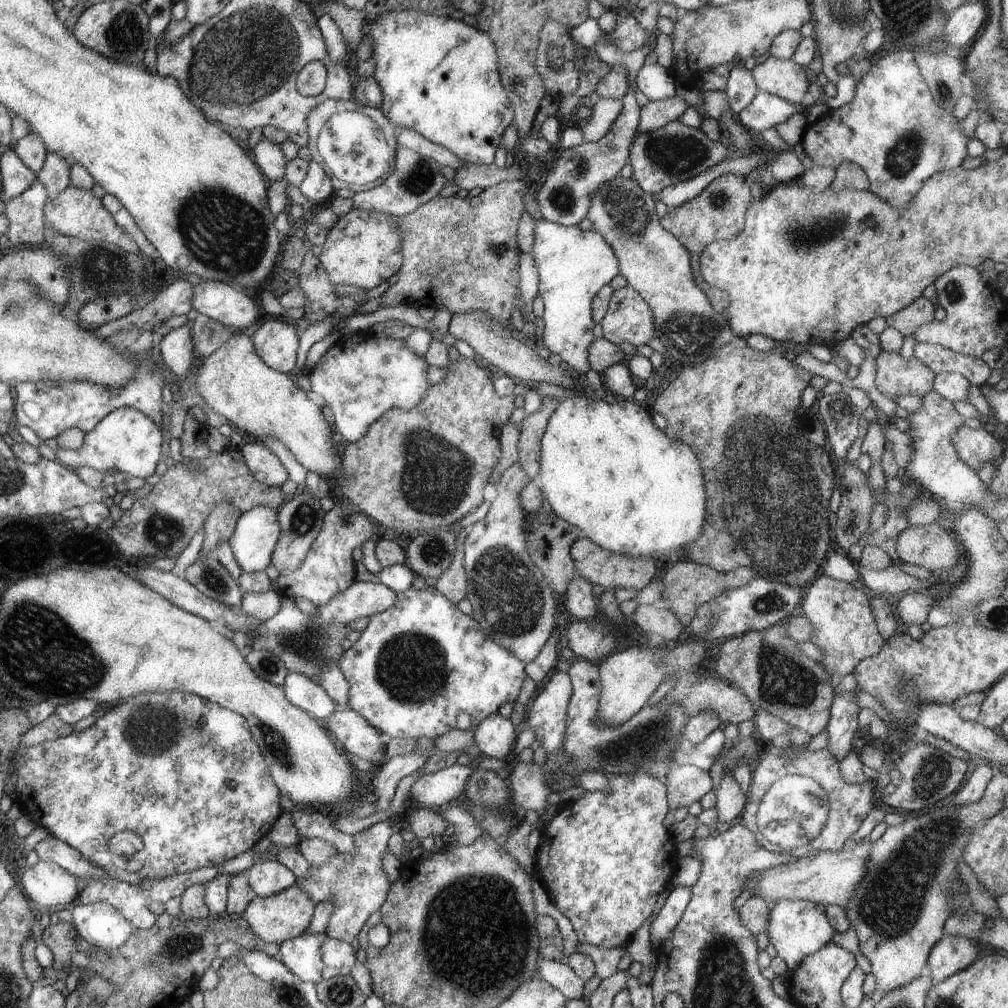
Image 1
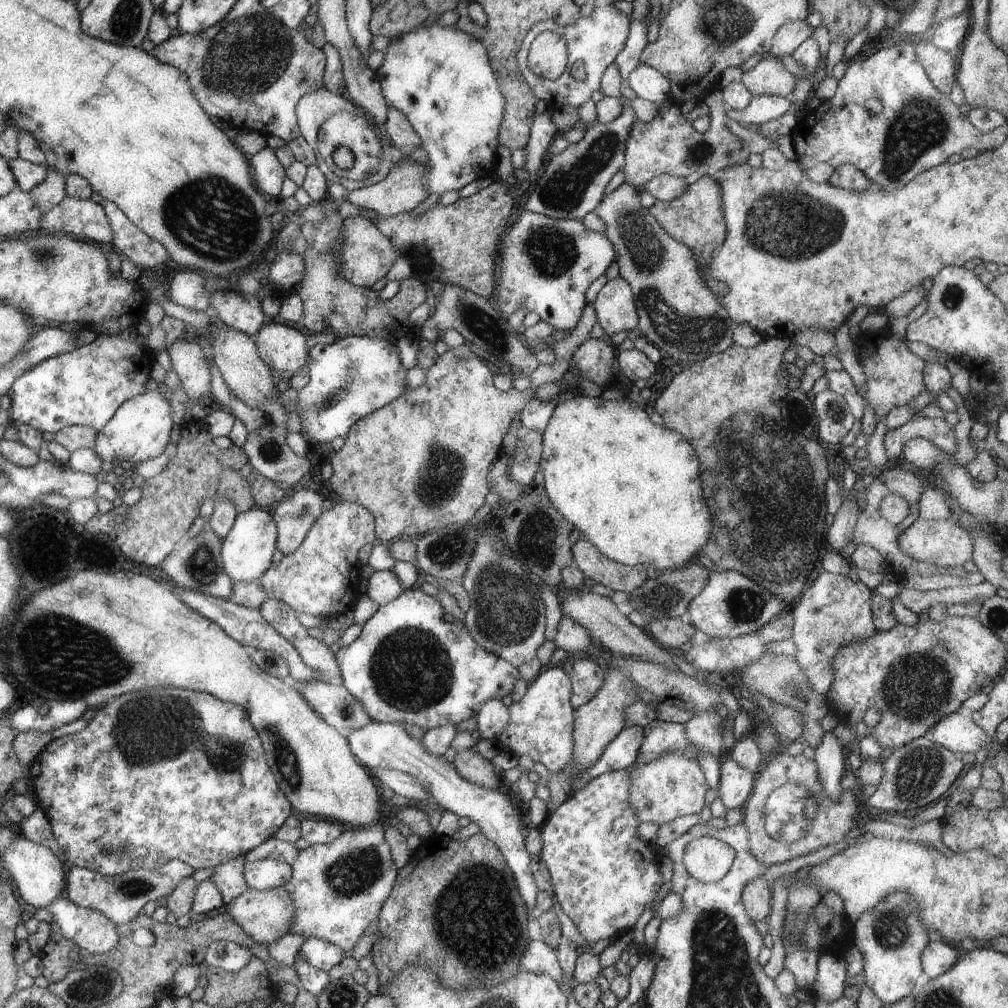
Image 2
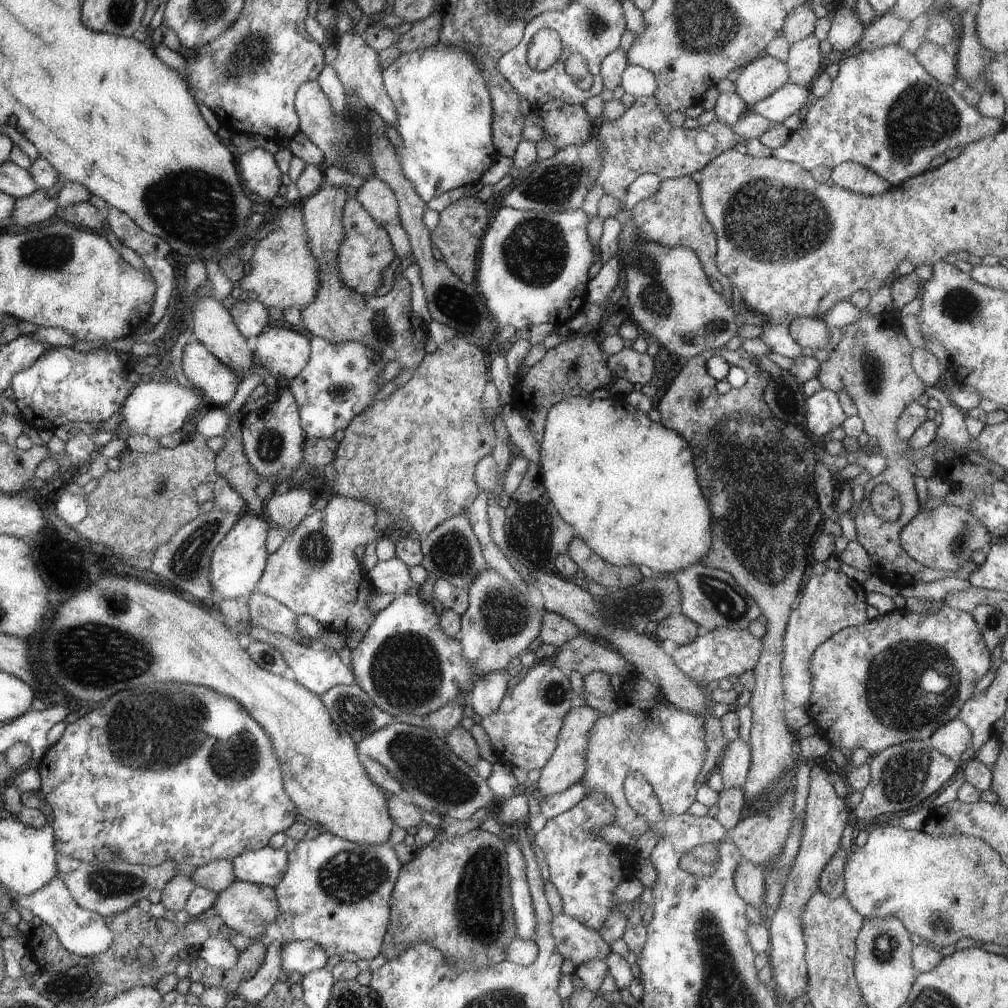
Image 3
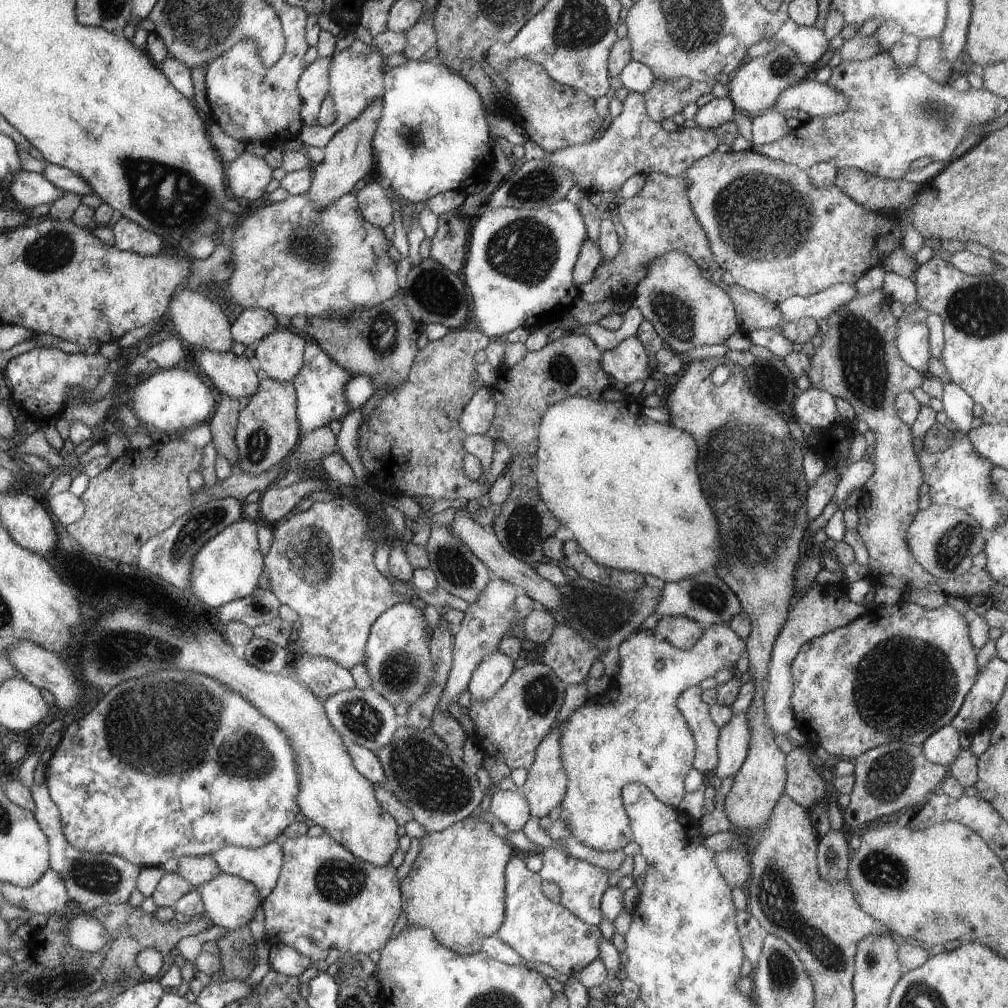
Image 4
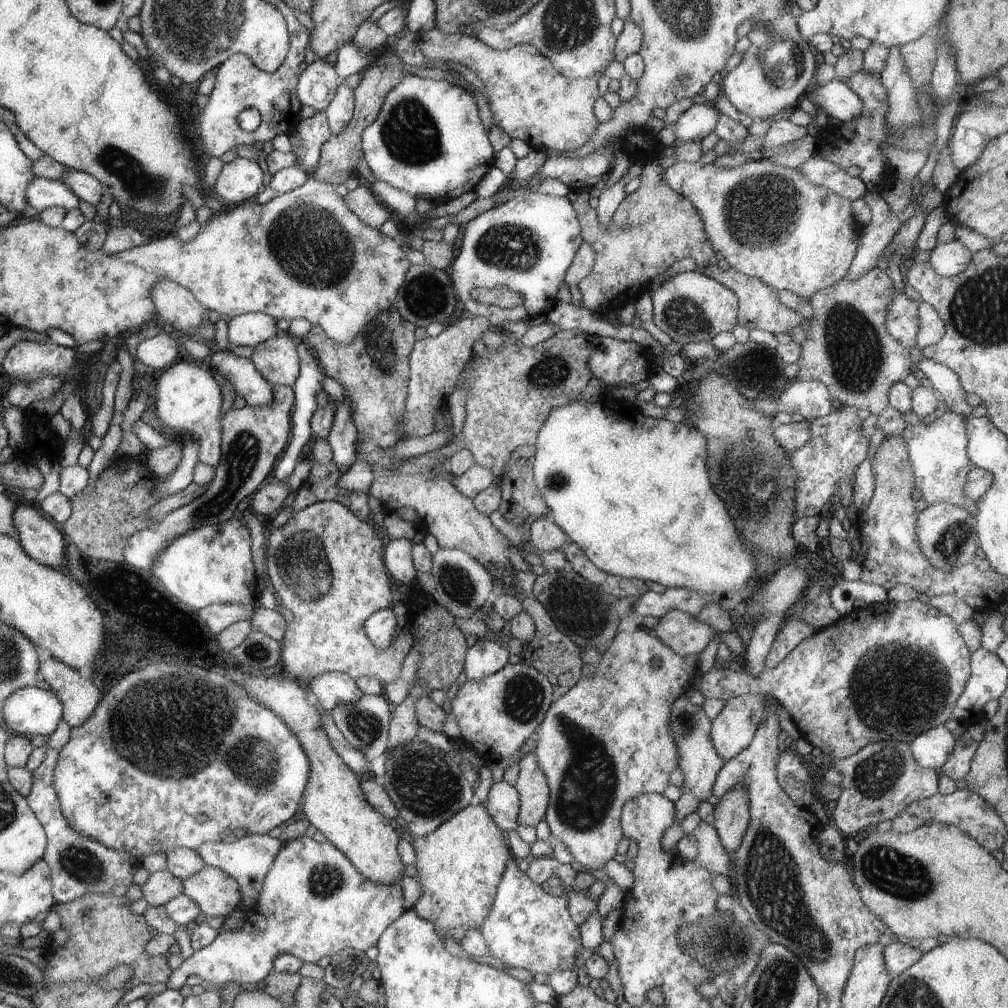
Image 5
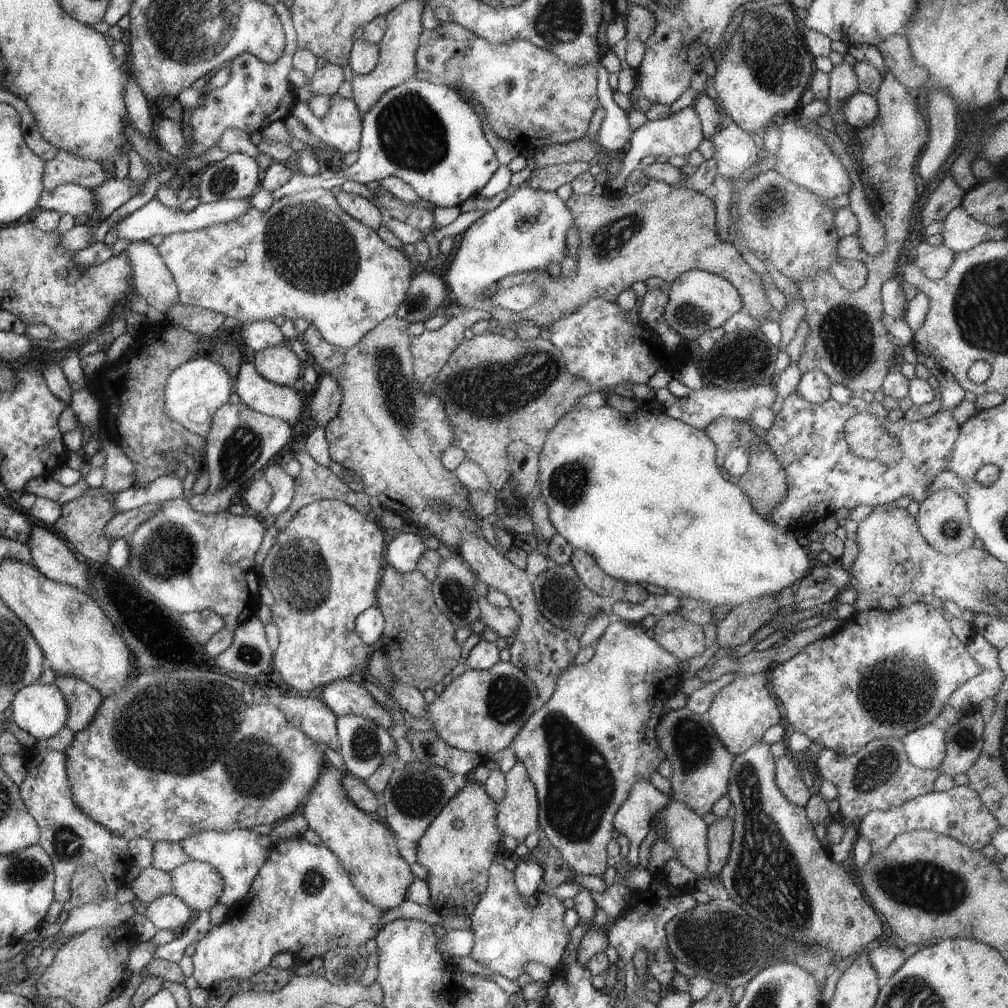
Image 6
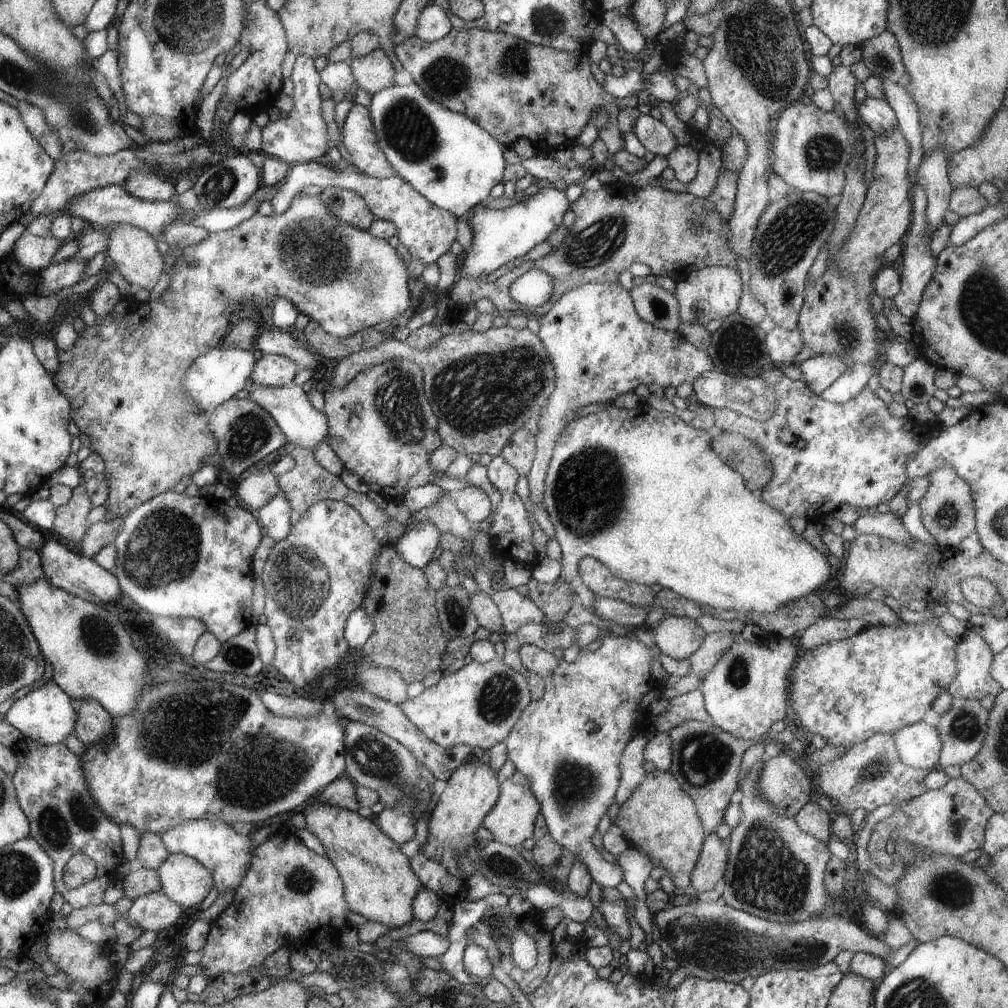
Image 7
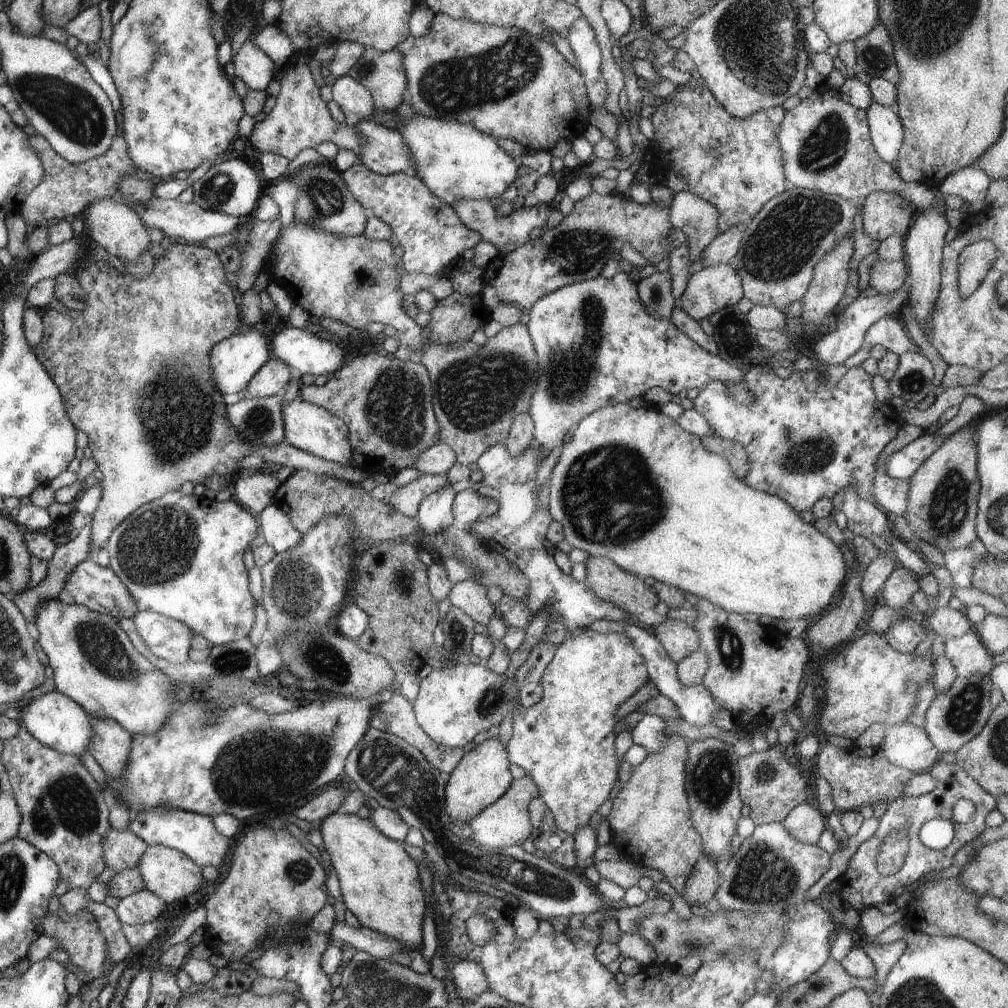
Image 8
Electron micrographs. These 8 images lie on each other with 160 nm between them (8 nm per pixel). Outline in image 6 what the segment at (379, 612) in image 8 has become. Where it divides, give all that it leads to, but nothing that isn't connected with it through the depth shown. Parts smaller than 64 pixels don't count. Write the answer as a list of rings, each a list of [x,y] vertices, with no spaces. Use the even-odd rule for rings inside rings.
[[[390,566],[384,568],[379,584],[377,606],[386,617],[386,630],[380,639],[391,656],[392,676],[424,692],[442,682],[446,674],[462,662],[461,645],[454,638],[457,628],[437,608],[432,583],[418,570],[401,573]]]

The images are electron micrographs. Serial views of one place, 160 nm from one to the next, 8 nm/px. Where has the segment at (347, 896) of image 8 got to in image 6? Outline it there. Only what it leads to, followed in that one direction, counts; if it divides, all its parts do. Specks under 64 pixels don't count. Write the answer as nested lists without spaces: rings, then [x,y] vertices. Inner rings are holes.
[[[329,755],[318,782],[308,793],[302,814],[308,821],[309,828],[343,861],[355,887],[372,904],[379,905],[387,912],[404,902],[407,888],[414,882],[415,876],[410,865],[398,854],[396,838],[376,838],[394,836],[394,832],[389,826],[384,826],[382,822],[366,814],[366,811],[348,796],[347,789],[343,787],[344,773],[341,764]]]

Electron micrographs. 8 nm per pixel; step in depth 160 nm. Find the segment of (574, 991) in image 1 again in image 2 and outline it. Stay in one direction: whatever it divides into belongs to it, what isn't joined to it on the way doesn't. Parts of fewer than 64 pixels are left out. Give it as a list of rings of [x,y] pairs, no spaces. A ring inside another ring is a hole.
[[[537,940],[530,941],[521,958],[518,972],[550,975],[560,984],[563,981],[563,970],[558,964],[556,955],[557,949],[546,943]]]

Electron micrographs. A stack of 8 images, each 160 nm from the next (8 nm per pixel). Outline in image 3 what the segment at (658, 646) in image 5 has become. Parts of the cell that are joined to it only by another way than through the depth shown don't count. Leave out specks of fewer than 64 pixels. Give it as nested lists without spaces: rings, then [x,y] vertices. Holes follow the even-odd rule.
[[[720,627],[709,631],[702,637],[695,638],[690,644],[678,646],[669,641],[660,642],[662,648],[674,659],[677,667],[691,679],[698,681],[735,680],[740,674],[753,670],[759,661],[763,642],[756,638],[748,629],[736,630]],[[641,679],[634,682],[631,692],[617,694],[617,709],[612,714],[601,714],[589,732],[586,755],[587,769],[582,778],[587,788],[587,795],[592,791],[602,791],[617,810],[613,825],[621,826],[626,832],[637,837],[649,830],[650,825],[641,814],[638,814],[629,805],[625,797],[623,784],[629,772],[639,772],[646,777],[660,802],[660,808],[665,817],[688,813],[688,808],[695,801],[698,788],[697,778],[702,772],[707,755],[704,736],[704,717],[677,709],[663,697],[659,688],[650,681]]]

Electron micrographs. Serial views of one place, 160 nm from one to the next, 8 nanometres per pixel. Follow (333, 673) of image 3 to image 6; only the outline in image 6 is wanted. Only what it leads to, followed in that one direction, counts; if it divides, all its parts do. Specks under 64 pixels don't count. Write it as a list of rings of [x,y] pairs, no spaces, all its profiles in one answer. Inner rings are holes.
[[[338,679],[327,684],[318,698],[336,716],[362,715],[385,729],[392,726],[392,712],[383,708],[363,686],[351,679]]]

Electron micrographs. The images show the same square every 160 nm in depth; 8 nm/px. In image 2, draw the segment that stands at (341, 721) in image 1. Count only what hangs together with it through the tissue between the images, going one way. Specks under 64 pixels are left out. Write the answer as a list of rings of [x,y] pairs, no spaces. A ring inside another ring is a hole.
[[[369,722],[360,728],[351,730],[348,740],[354,755],[368,768],[390,769],[402,771],[412,775],[423,784],[429,792],[429,802],[436,802],[443,810],[450,810],[459,817],[466,816],[470,822],[478,825],[484,836],[487,836],[504,855],[508,868],[515,876],[519,891],[527,904],[529,918],[538,916],[535,906],[537,894],[535,875],[530,871],[530,855],[525,847],[524,834],[524,810],[518,804],[512,802],[508,788],[488,790],[480,785],[472,784],[464,780],[454,768],[452,762],[446,760],[446,756],[432,756],[424,750],[421,740],[413,739],[402,724]]]

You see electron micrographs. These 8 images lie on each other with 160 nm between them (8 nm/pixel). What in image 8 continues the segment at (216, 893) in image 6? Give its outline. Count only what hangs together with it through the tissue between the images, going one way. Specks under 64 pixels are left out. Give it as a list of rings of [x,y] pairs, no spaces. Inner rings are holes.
[[[150,845],[149,849],[141,856],[137,869],[146,881],[146,889],[156,893],[160,900],[167,901],[175,908],[183,905],[188,896],[196,894],[205,882],[202,876],[202,867],[197,865],[191,857],[162,845]]]

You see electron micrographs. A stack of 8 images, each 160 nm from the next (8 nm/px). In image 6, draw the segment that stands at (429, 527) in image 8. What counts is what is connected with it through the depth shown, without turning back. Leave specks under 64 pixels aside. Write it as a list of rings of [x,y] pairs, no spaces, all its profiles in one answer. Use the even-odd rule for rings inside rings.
[[[401,532],[387,546],[388,564],[401,573],[416,571],[426,549],[425,542],[418,535]]]

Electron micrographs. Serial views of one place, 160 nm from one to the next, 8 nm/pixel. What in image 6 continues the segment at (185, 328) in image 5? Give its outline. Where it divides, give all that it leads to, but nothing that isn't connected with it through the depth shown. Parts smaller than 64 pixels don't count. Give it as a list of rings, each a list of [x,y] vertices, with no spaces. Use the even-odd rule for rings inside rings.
[[[135,241],[124,251],[131,257],[135,294],[140,294],[152,308],[167,316],[168,310],[178,304],[178,290],[158,248],[148,242]]]

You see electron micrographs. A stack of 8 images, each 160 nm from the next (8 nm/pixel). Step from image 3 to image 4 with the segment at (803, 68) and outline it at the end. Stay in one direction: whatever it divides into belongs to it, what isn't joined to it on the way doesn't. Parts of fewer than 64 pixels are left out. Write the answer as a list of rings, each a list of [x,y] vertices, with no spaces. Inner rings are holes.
[[[788,19],[783,27],[767,41],[777,40],[789,46],[798,58],[812,72],[812,64],[816,62],[829,47],[829,41],[821,31],[814,27],[798,26],[792,19]]]

